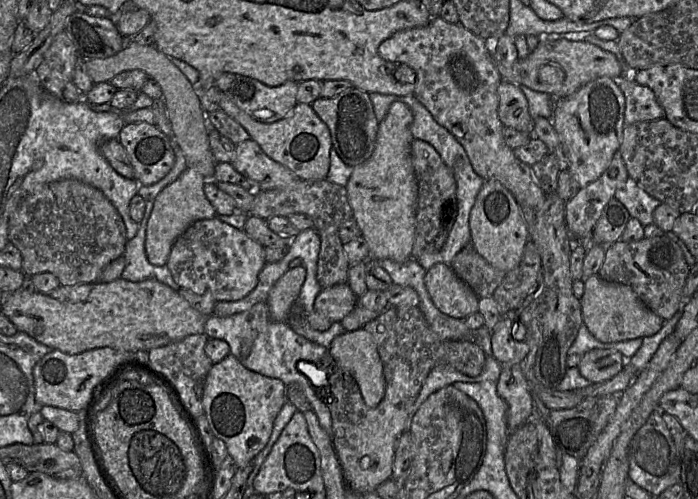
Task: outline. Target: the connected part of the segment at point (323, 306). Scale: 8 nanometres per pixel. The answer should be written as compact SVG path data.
M348 283L322 289L314 301L314 311L334 322L340 322L356 306L358 297Z

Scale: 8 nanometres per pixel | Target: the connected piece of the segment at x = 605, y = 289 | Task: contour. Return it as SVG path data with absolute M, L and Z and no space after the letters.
M592 275L584 281L584 293L580 305L583 324L597 340L603 343L653 336L664 325L664 320L646 307L631 287L607 282L598 275Z

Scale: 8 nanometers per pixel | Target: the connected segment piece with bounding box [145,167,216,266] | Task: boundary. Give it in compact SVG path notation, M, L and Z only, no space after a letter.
M187 167L180 176L166 186L156 197L146 228L145 252L154 266L167 263L175 241L196 221L211 219L216 210L204 193L207 179L193 167Z

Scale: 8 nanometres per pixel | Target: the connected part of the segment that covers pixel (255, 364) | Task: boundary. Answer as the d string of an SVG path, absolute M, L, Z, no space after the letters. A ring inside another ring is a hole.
M259 302L247 311L228 317L210 315L204 326L204 333L209 339L225 340L230 346L230 354L247 369L279 379L285 386L297 384L304 393L307 393L304 387L309 386L314 399L322 400L320 387L314 386L306 375L298 370L297 364L304 361L325 369L329 349L298 335L286 322L272 320L266 302Z

